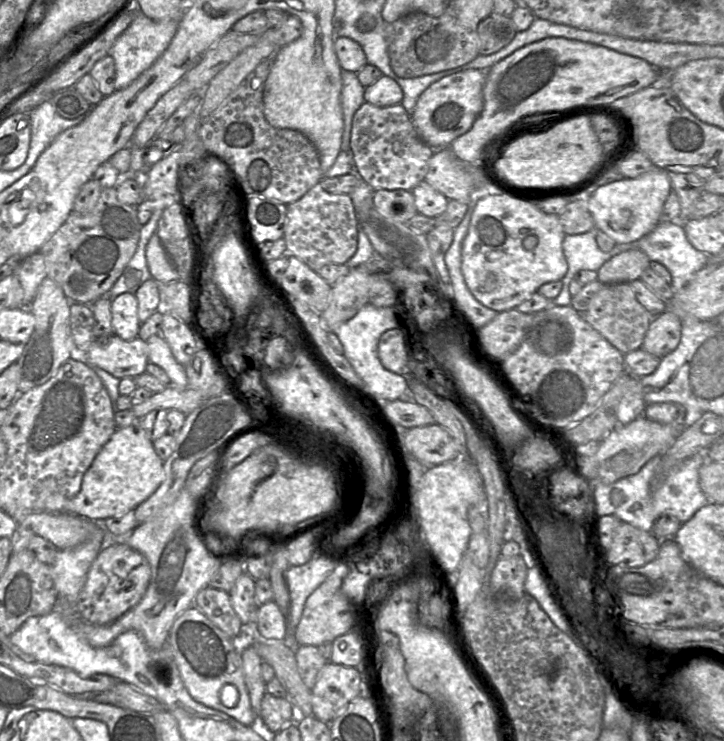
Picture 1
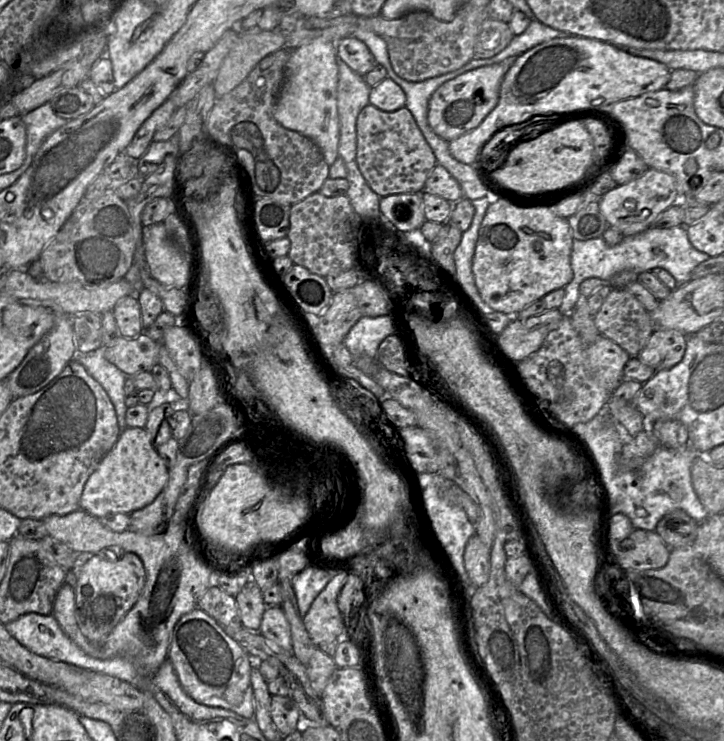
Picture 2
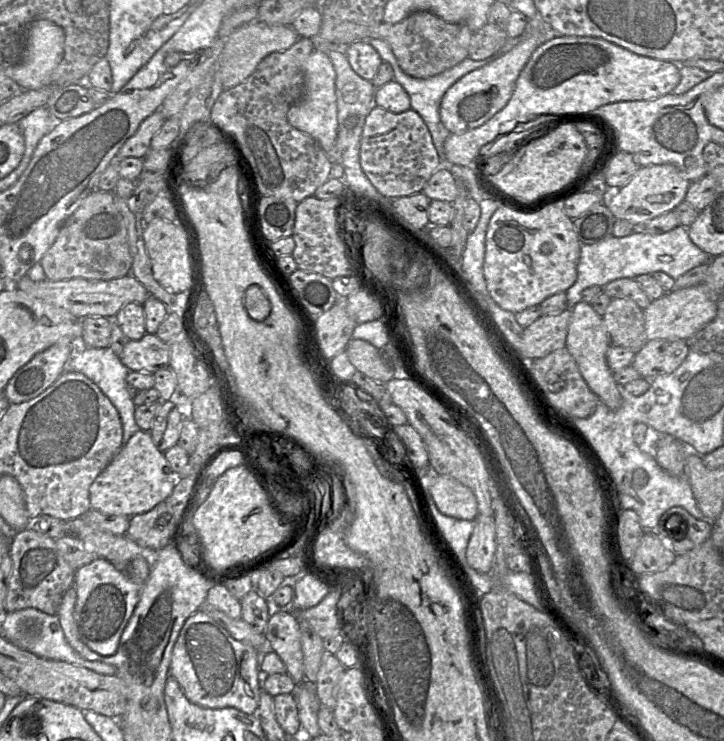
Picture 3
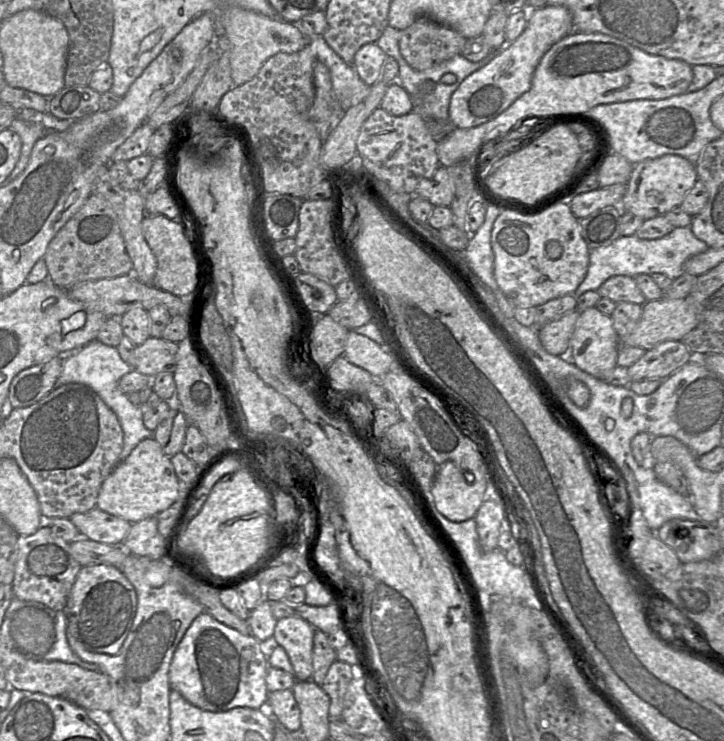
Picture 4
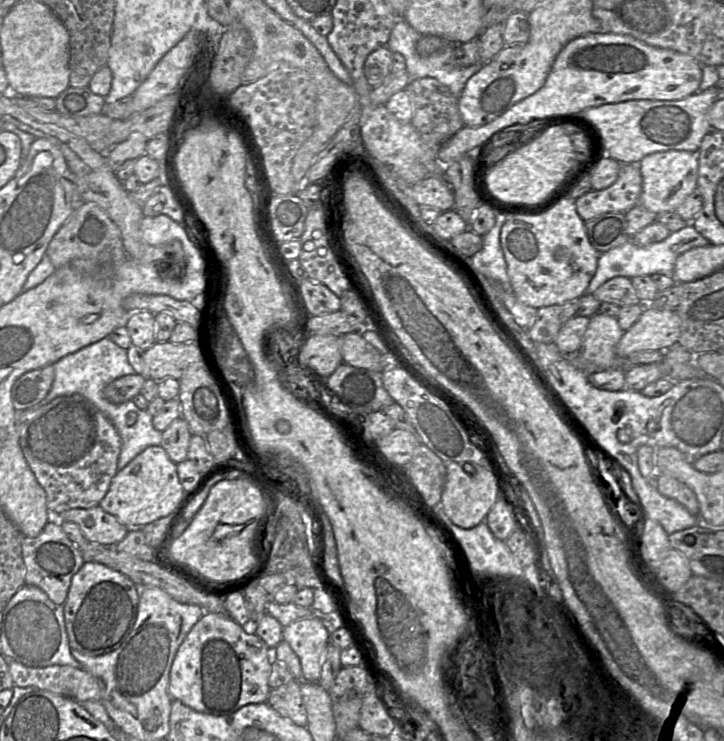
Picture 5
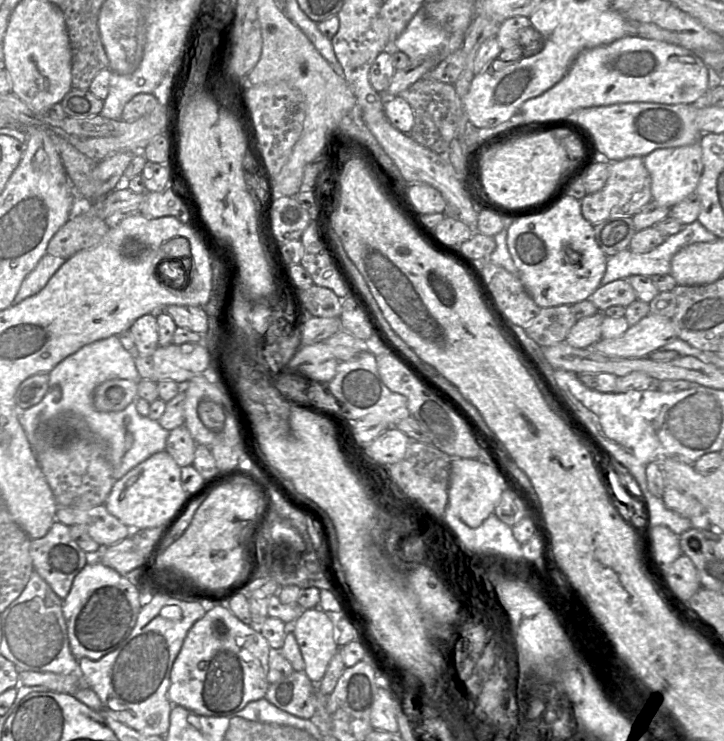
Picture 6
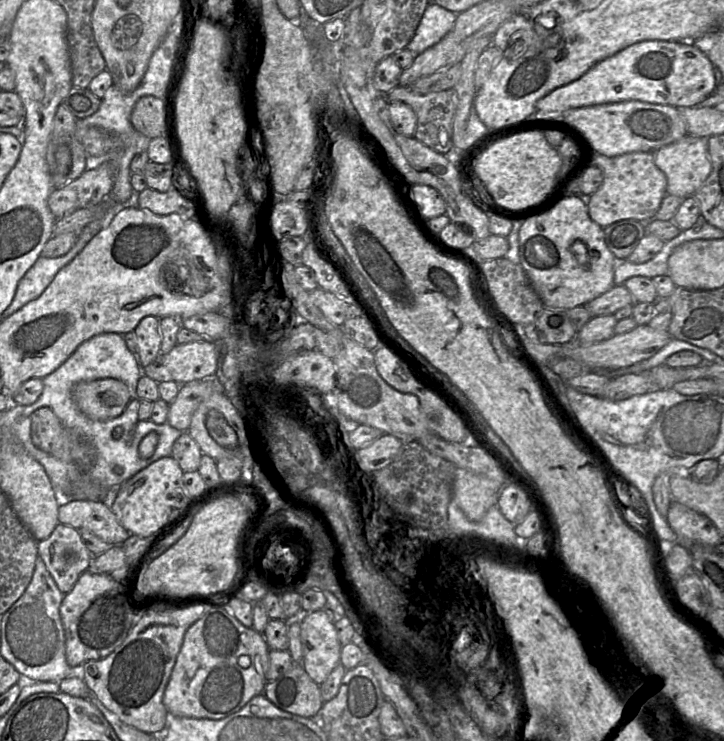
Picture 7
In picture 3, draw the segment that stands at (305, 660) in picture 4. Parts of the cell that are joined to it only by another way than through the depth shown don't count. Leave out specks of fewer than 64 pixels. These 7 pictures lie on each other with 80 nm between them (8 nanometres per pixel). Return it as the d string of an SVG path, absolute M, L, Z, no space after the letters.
M273 609L265 630L268 648L278 654L296 684L305 681L298 620L290 609Z

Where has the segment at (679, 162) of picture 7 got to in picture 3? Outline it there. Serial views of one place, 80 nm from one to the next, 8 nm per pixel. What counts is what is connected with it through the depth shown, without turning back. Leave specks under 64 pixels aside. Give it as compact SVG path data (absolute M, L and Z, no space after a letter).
M671 164L642 166L621 188L609 188L603 195L602 203L618 220L626 220L636 227L669 211L681 204L691 182L684 178Z

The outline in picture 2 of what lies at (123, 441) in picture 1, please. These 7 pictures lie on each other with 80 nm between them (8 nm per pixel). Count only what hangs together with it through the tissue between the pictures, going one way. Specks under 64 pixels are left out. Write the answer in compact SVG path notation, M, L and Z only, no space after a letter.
M127 427L115 446L86 481L80 509L100 519L109 514L131 514L154 501L165 487L169 469L144 428Z

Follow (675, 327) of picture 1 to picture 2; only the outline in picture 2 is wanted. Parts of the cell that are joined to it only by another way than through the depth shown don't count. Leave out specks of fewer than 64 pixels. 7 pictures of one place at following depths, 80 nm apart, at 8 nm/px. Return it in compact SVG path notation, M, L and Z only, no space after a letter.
M655 328L638 358L655 372L670 369L683 359L686 337L678 330Z

